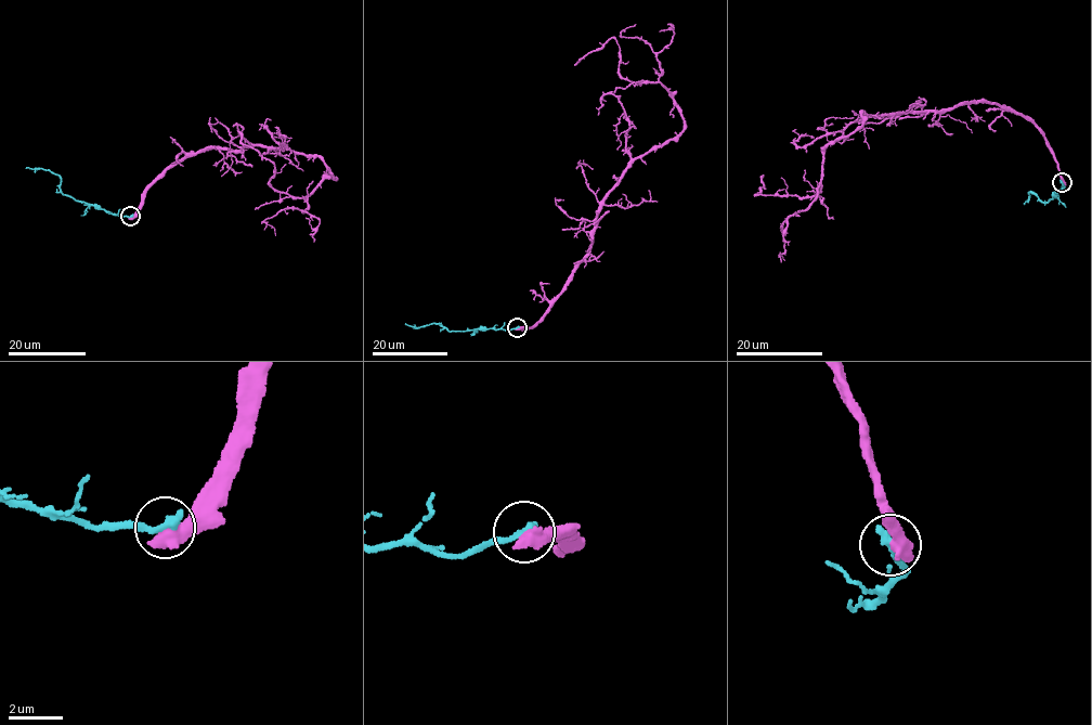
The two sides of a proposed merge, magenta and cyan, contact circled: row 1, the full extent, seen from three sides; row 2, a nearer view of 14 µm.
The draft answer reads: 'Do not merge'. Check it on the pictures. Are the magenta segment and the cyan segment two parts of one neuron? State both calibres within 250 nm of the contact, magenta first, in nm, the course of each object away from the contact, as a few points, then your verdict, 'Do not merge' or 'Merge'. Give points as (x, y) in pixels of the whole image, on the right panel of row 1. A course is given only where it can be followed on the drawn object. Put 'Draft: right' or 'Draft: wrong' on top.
Draft: right
Thickness 650 nm (magenta) against 360 nm. Course of magenta: (1062, 182), (1032, 123), (985, 102), (862, 112), (863, 124), (824, 150), (815, 196), (754, 194), (763, 176). Course of cyan: (1062, 182), (1064, 189), (1052, 199), (1042, 201), (1029, 192), (1023, 204). Do not merge

